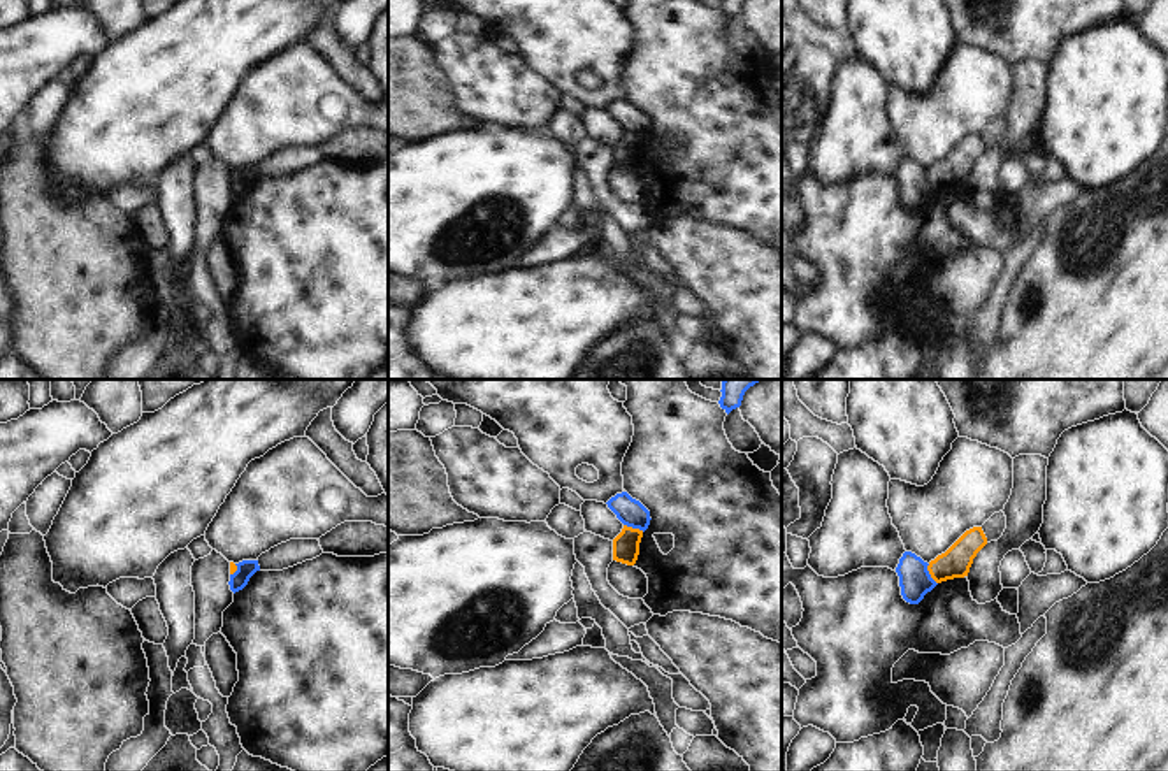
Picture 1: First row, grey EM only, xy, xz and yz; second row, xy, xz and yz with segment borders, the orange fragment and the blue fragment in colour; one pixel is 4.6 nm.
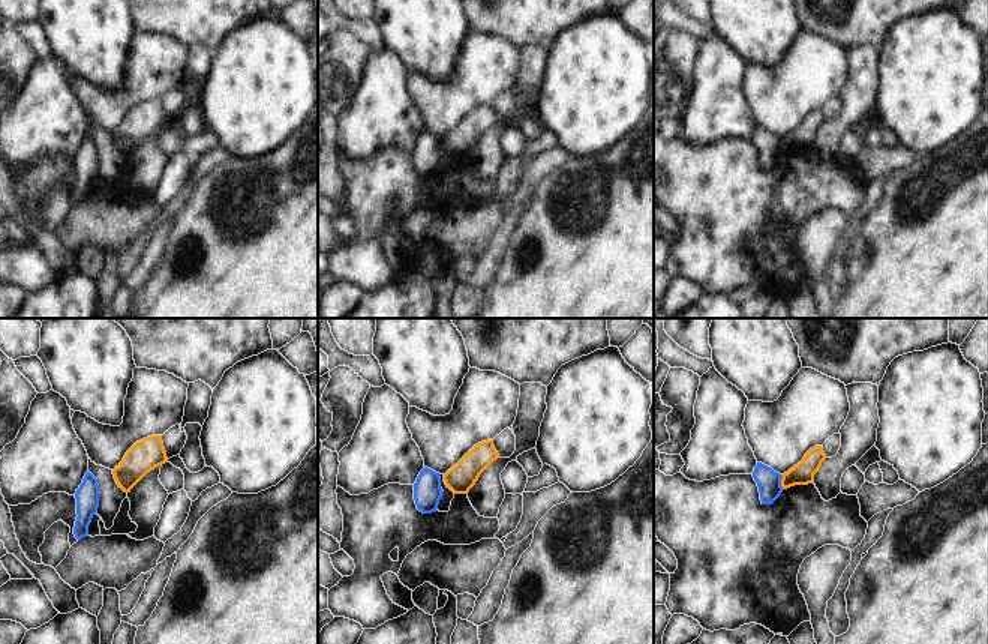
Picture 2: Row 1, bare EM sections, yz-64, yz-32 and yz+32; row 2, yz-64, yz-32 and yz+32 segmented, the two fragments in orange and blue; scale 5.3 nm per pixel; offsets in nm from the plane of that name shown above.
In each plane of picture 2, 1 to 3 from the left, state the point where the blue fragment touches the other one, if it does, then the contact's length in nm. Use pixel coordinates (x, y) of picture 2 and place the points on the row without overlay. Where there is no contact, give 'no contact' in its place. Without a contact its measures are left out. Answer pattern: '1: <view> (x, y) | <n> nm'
1: no contact
2: no contact
3: yz+32 (781, 146) | 80 nm

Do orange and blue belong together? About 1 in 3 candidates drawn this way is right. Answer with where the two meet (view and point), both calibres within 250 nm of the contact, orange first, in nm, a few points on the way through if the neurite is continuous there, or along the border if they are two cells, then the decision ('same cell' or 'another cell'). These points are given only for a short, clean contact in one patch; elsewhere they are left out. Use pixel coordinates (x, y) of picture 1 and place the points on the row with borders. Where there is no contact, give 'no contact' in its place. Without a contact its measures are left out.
meets orange in xz at (634, 529); 130 nm thick on the orange side, 120 nm on the other; border along xz (624, 524), (643, 531); another cell

